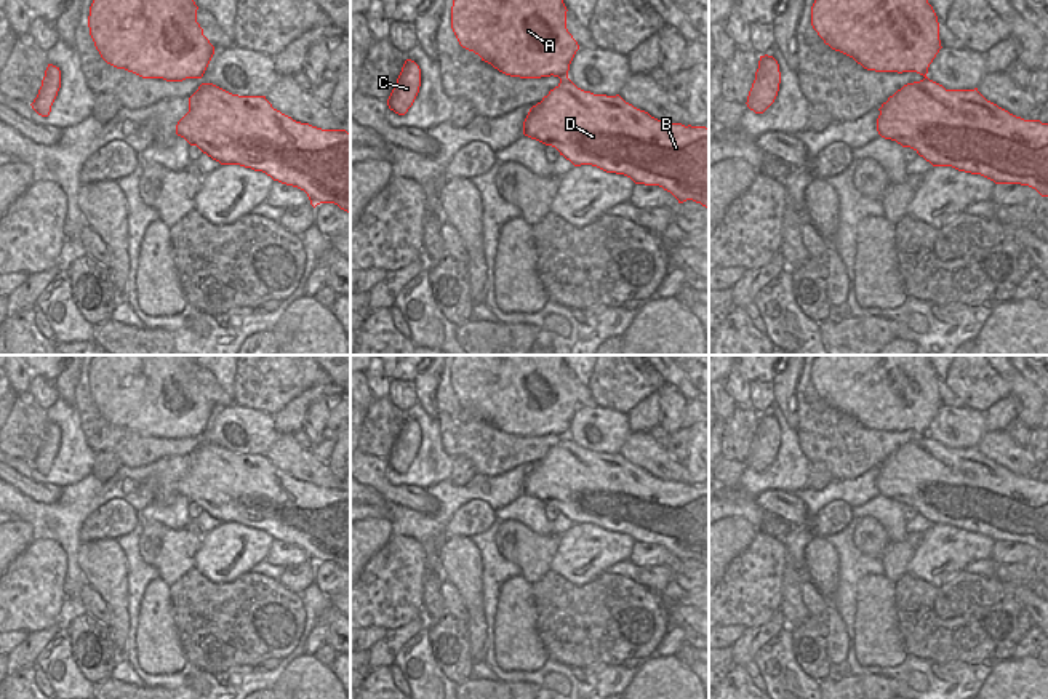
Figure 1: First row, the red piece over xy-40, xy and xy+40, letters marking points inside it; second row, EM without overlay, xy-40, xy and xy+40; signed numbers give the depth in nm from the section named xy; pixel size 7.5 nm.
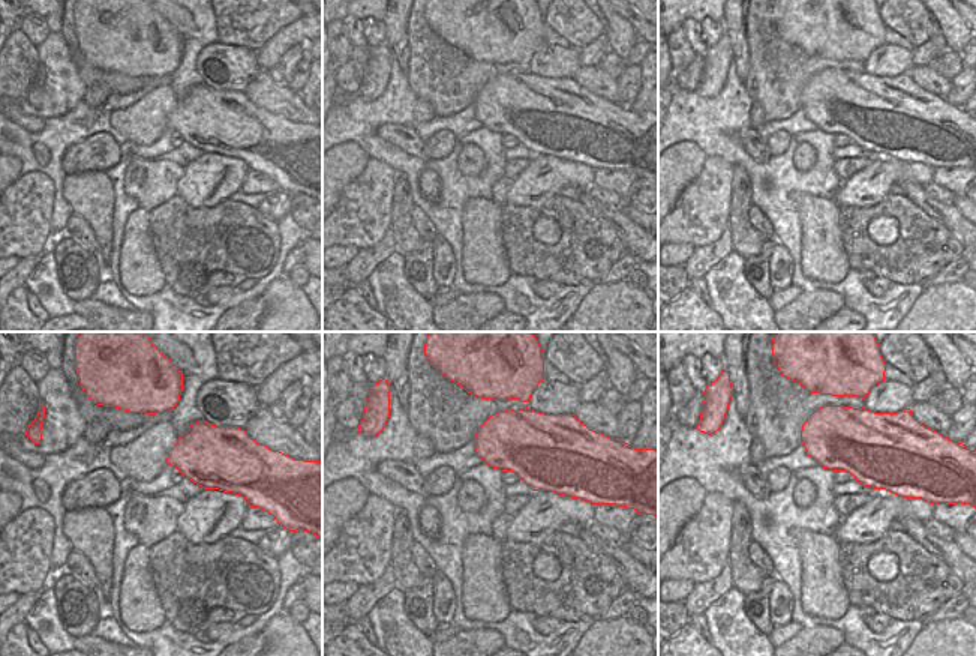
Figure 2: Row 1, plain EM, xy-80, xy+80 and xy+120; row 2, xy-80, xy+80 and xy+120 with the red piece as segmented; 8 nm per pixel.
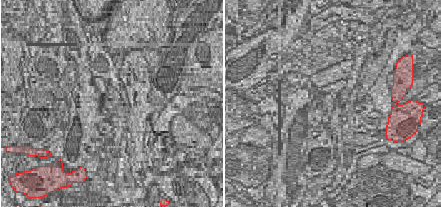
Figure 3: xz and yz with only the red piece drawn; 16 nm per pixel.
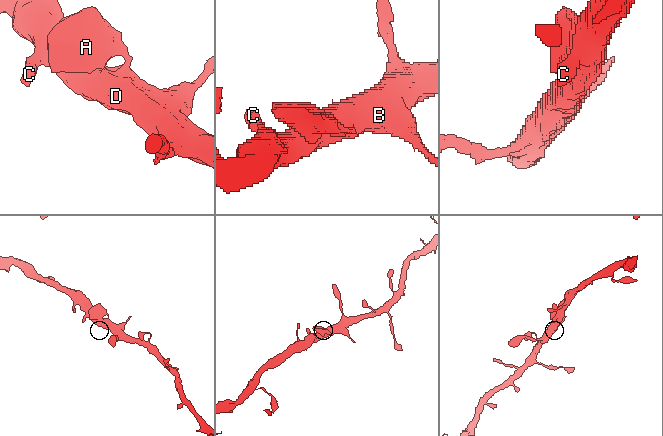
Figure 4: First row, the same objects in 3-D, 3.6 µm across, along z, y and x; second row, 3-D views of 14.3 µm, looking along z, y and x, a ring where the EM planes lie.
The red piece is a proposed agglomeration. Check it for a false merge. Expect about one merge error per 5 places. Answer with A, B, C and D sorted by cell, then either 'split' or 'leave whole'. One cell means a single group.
A B C D | leave whole

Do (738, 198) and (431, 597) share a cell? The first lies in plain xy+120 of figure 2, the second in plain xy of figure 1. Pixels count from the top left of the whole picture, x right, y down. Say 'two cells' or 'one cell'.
one cell

